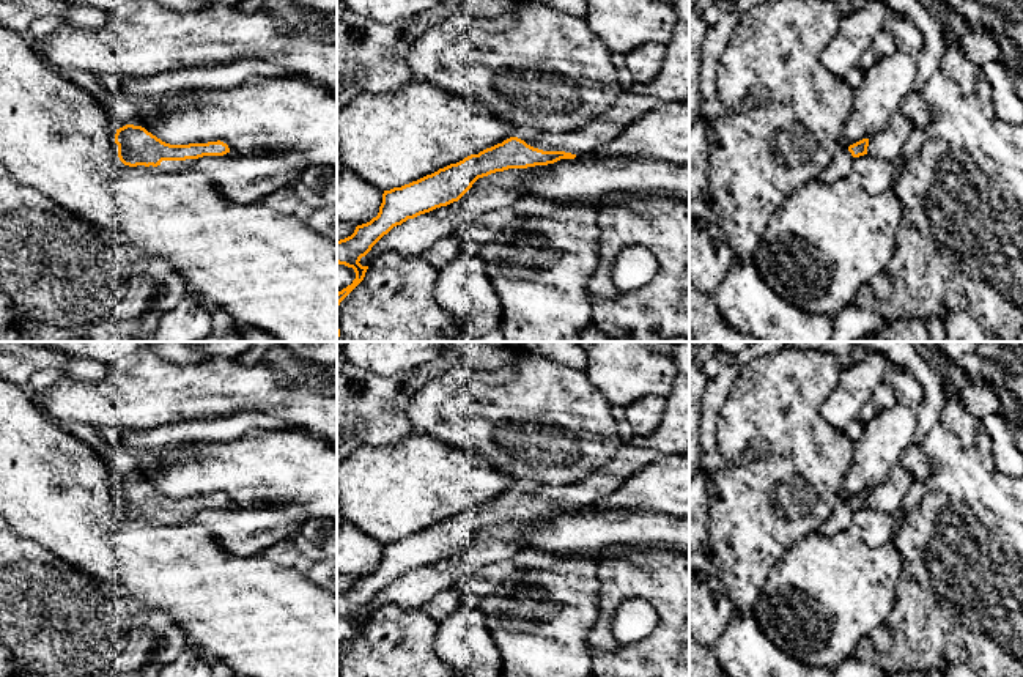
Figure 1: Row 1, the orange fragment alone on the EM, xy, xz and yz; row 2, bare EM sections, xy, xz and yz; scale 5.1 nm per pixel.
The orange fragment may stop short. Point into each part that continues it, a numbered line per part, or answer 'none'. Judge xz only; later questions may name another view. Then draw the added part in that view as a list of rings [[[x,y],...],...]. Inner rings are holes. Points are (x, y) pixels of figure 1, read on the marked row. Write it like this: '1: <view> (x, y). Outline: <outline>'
1: xz (671, 85). Outline: [[[674,0],[678,22],[661,72],[648,83],[633,83],[619,101],[589,124],[565,134],[541,134],[524,142],[543,151],[590,154],[647,112],[689,102],[689,0]]]

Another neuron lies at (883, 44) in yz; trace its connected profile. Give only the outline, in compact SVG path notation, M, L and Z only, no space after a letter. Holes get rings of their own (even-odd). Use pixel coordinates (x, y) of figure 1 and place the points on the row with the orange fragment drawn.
M889 28L880 30L867 52L862 55L859 66L867 71L880 58L891 55L897 50L896 38Z

